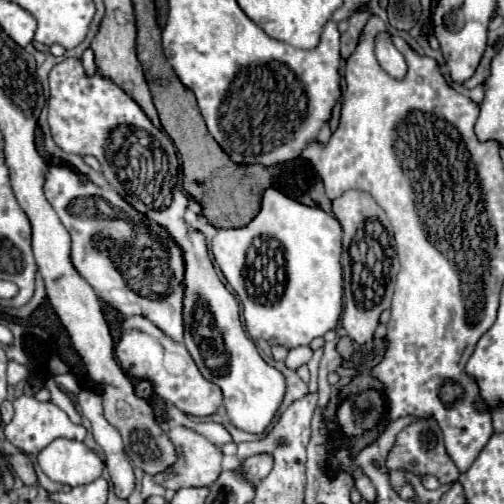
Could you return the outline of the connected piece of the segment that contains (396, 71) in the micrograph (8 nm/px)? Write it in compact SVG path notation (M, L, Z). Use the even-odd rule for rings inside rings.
M388 33L378 35L378 39L376 39L376 57L378 57L378 63L382 65L382 69L388 75L392 75L394 79L404 79L406 77L408 65L404 61L402 53L392 45Z

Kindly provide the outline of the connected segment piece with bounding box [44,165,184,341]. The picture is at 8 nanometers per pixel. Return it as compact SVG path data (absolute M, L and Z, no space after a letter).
M50 165L44 177L44 193L48 203L56 209L62 225L68 229L72 237L72 265L74 269L88 281L88 285L96 291L96 295L118 309L124 317L130 315L144 315L152 323L156 323L164 333L172 339L182 341L182 317L180 317L180 301L184 287L180 285L184 275L184 263L180 257L180 249L172 237L154 221L148 221L142 213L132 209L114 189L100 189L94 183L82 183L74 171L68 167Z

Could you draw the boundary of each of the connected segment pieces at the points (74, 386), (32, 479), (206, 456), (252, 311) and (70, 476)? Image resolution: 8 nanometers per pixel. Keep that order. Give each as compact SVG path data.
M68 372L66 374L56 374L53 375L53 378L56 381L56 384L62 388L67 389L67 393L72 393L77 395L81 391L81 387L76 379L76 377Z
M16 453L10 457L10 465L12 469L16 471L16 475L22 479L24 485L36 485L38 479L36 479L36 473L34 473L34 467L30 463L30 459L24 455L24 453Z
M182 425L170 429L168 435L170 435L172 443L176 445L177 451L182 452L182 459L178 459L166 473L156 475L154 481L166 489L172 489L172 491L178 491L182 487L208 487L208 485L212 485L222 471L222 457L224 457L222 451L214 443L210 443L204 435L196 433L194 429L182 427Z
M268 187L262 197L260 213L244 227L218 229L212 239L214 259L224 273L230 287L242 301L246 331L254 341L278 339L288 349L310 345L314 337L322 337L330 329L336 329L342 313L342 229L334 215L320 207L302 205L274 187Z
M64 437L38 453L38 465L52 481L70 487L96 481L104 469L102 459L88 445Z

